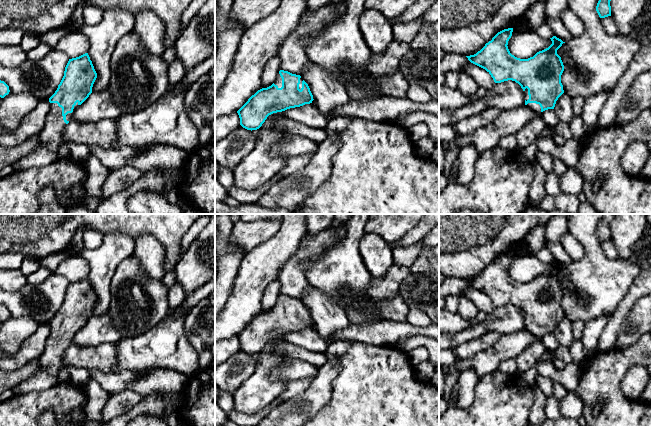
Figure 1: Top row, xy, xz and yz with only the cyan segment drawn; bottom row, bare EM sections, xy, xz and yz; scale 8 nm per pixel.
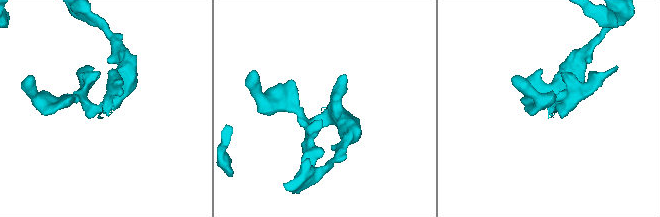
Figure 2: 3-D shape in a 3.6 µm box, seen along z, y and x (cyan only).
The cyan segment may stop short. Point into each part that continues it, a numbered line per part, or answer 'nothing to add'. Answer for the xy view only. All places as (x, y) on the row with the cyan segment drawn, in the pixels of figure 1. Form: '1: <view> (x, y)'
1: xy (50, 136)

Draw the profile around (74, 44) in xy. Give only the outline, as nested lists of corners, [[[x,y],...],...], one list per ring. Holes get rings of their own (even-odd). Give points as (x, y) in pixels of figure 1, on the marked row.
[[[79,30],[70,31],[57,43],[55,49],[64,52],[70,59],[79,57],[89,51],[89,42]]]

